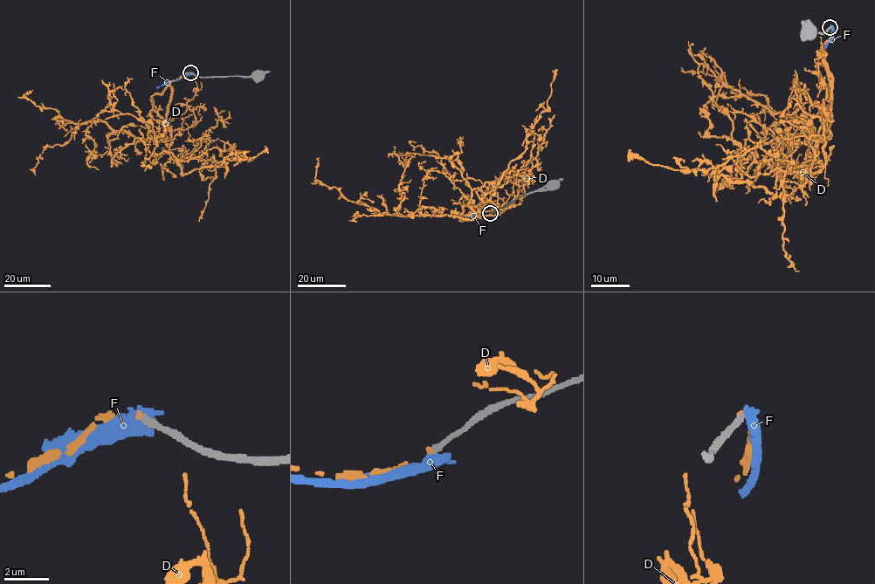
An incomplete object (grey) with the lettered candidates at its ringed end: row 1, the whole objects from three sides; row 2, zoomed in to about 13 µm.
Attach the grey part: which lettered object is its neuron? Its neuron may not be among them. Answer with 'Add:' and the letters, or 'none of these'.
Add: D

